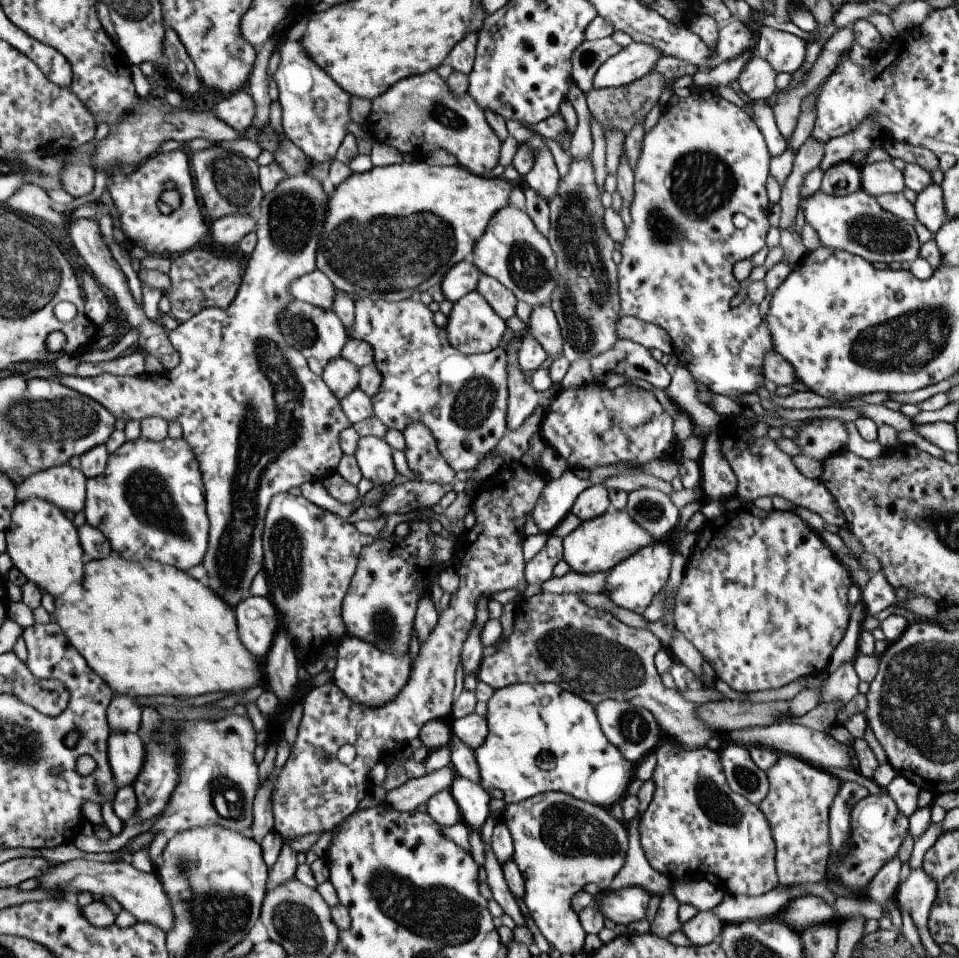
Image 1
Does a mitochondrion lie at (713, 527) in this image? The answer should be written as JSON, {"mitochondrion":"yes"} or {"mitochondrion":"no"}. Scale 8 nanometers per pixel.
{"mitochondrion":"no"}

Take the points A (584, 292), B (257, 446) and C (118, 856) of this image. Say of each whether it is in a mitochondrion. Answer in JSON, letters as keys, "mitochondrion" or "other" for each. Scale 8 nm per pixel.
{"A":"mitochondrion","B":"mitochondrion","C":"other"}

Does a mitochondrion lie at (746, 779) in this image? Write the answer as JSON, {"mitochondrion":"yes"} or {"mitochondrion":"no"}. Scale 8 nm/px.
{"mitochondrion":"yes"}

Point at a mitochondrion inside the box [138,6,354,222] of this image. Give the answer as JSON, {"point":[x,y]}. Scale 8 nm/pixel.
{"point":[233,180]}

